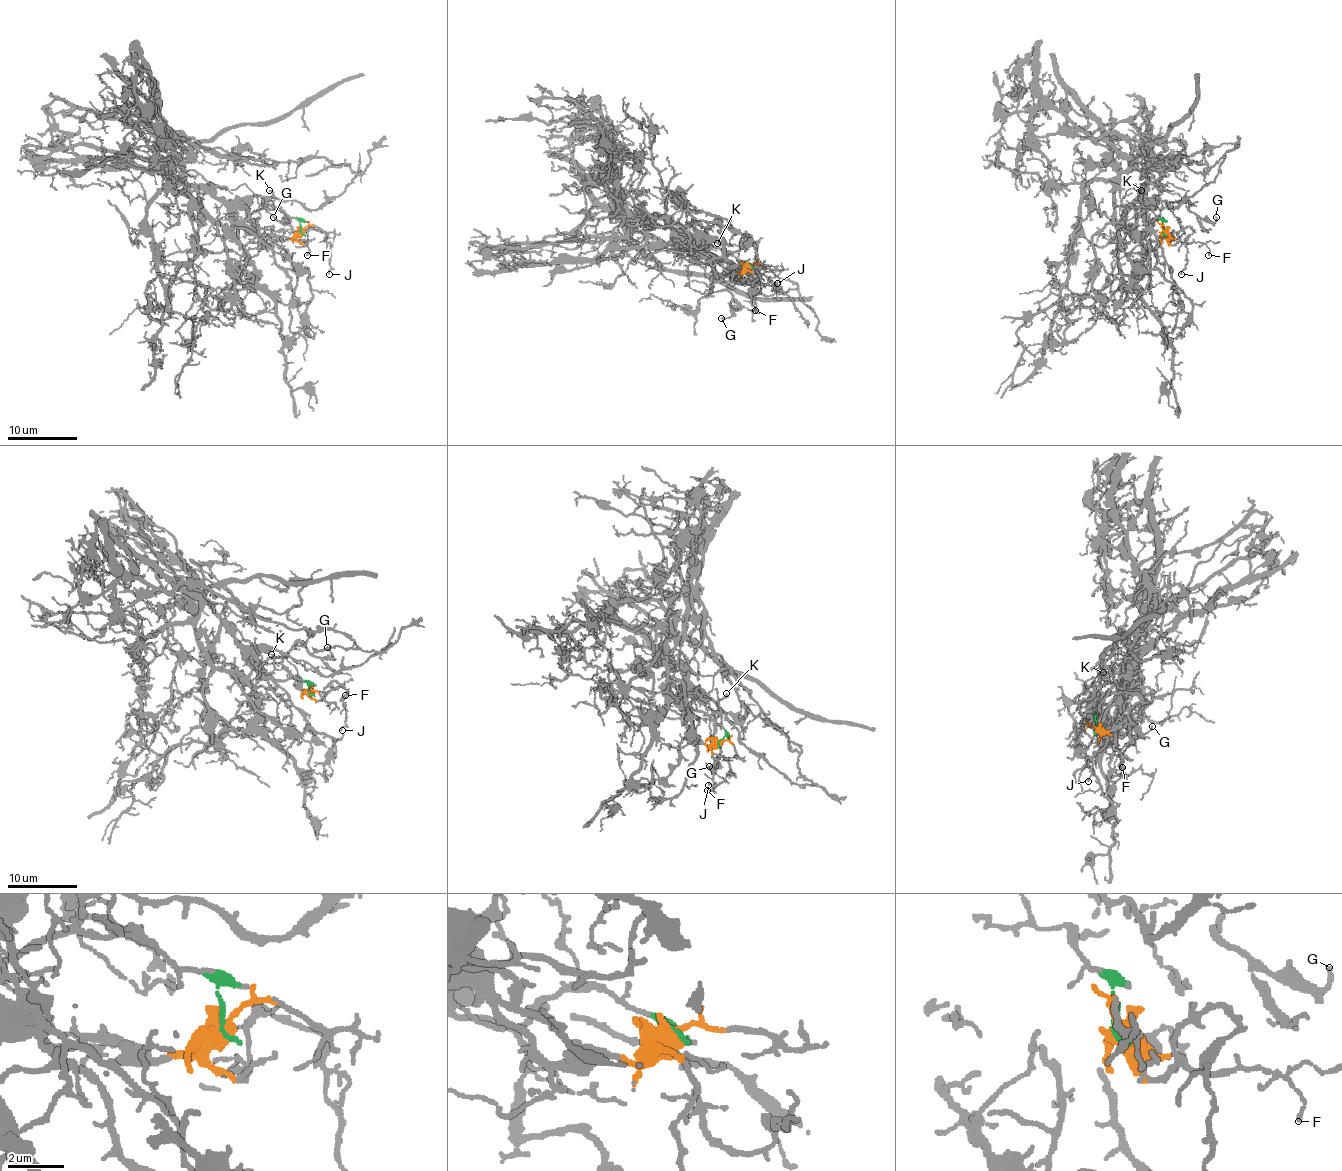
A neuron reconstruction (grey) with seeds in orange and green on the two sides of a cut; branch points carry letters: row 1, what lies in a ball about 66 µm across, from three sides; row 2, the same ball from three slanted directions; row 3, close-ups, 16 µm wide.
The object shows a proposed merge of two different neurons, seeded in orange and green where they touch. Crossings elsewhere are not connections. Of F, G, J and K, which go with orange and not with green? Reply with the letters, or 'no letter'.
F, J

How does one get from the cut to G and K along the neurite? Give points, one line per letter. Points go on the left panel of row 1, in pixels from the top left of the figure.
G: (302, 233), (300, 222), (283, 210), (264, 207), (264, 200), (284, 214), (283, 222), (272, 217)
K: (302, 233), (300, 222), (274, 205), (274, 195), (269, 190)

